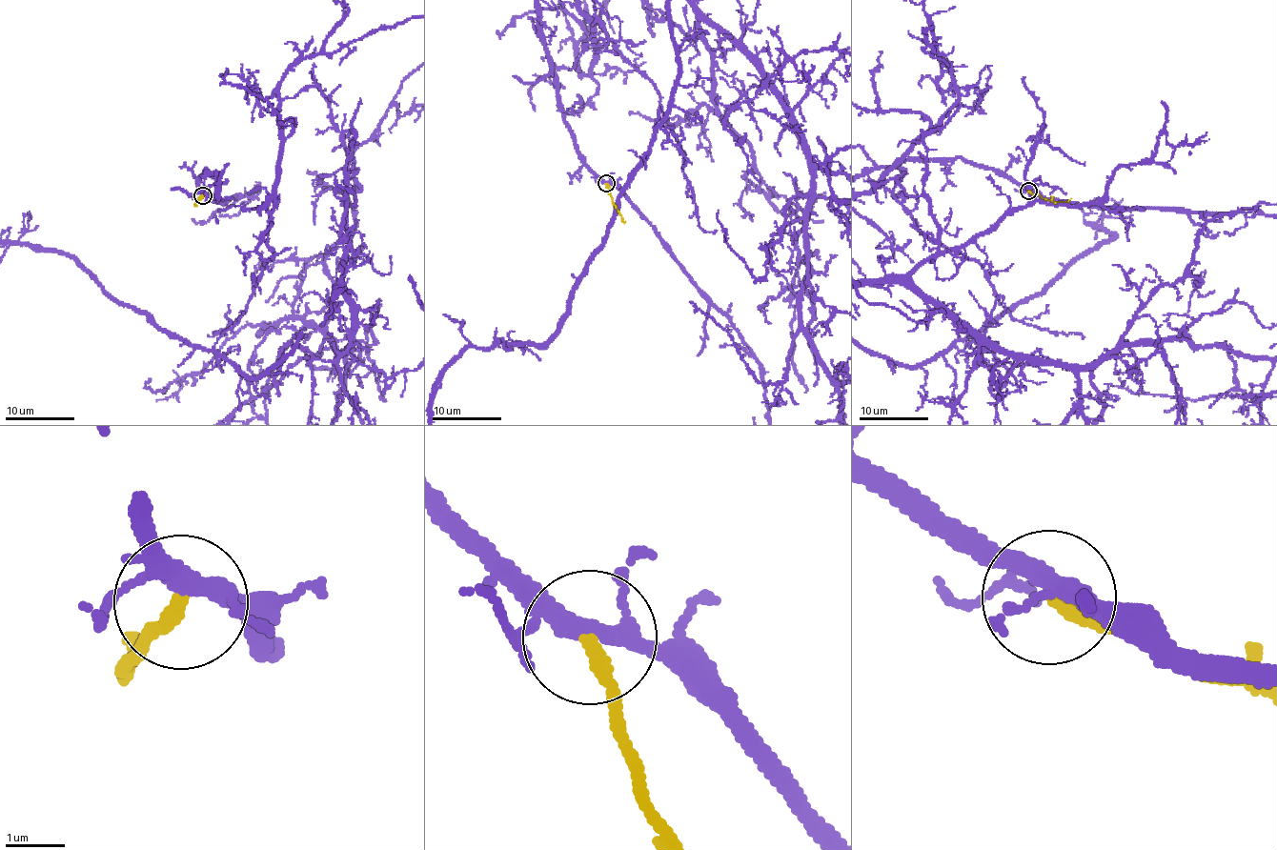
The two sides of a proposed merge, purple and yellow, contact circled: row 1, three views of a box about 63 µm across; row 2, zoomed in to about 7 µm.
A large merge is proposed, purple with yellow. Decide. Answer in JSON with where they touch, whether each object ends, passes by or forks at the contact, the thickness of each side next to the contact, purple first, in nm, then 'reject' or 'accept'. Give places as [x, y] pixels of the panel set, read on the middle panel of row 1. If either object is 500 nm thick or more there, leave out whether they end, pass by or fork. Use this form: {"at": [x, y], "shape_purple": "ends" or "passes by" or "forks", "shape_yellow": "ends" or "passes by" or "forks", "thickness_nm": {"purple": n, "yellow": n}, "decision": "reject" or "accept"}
{"at": [606, 183], "shape_purple": "forks", "shape_yellow": "ends", "thickness_nm": {"purple": 280, "yellow": 240}, "decision": "accept"}

